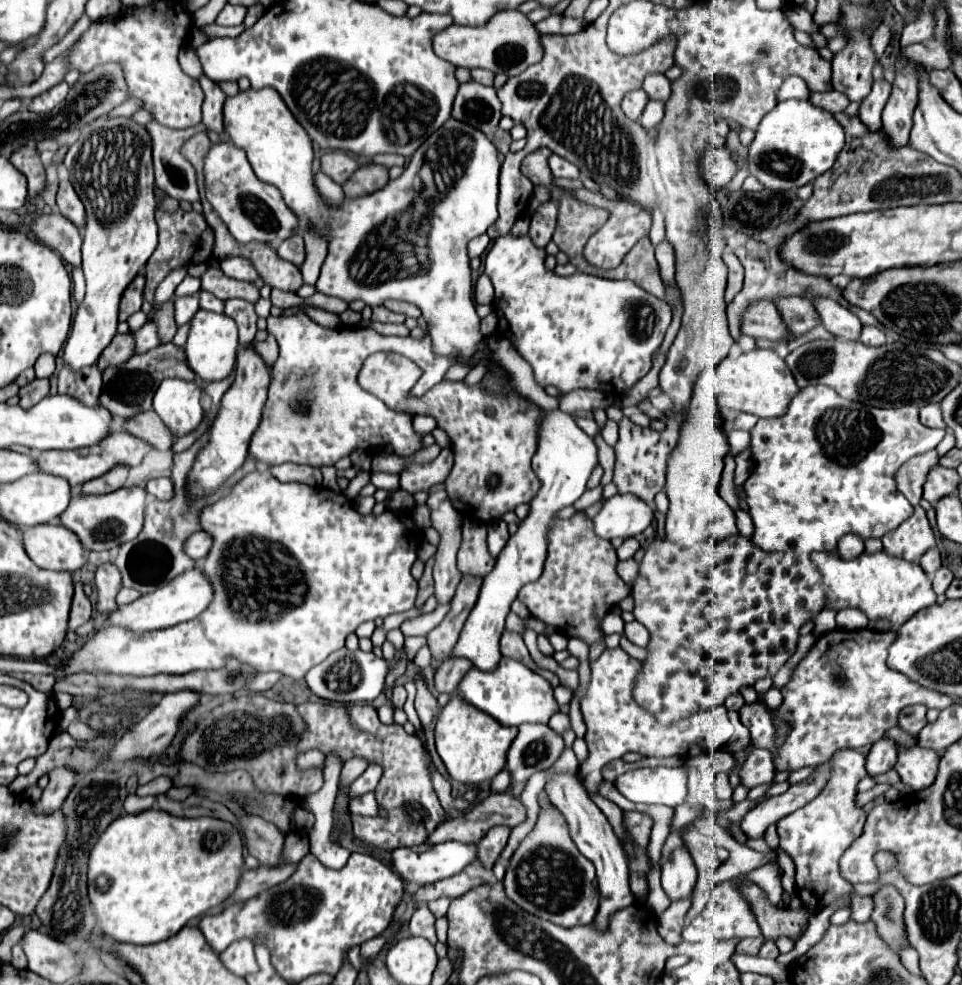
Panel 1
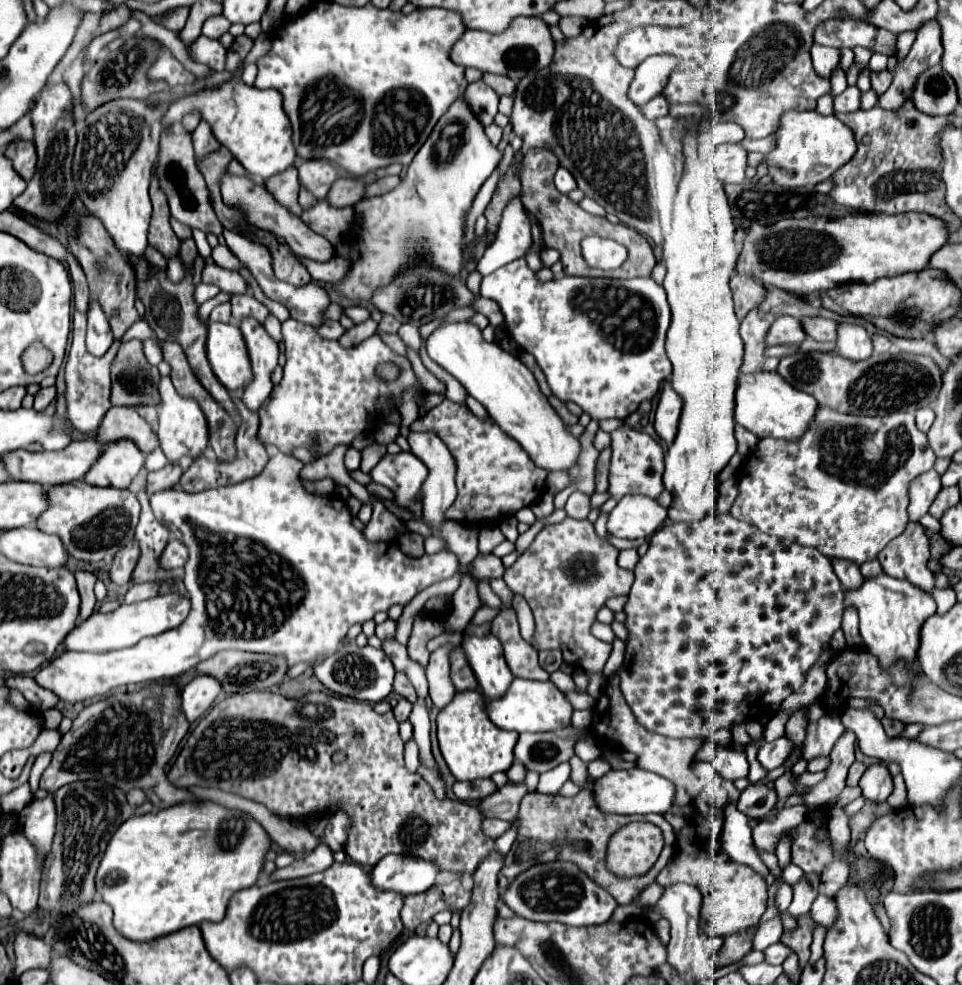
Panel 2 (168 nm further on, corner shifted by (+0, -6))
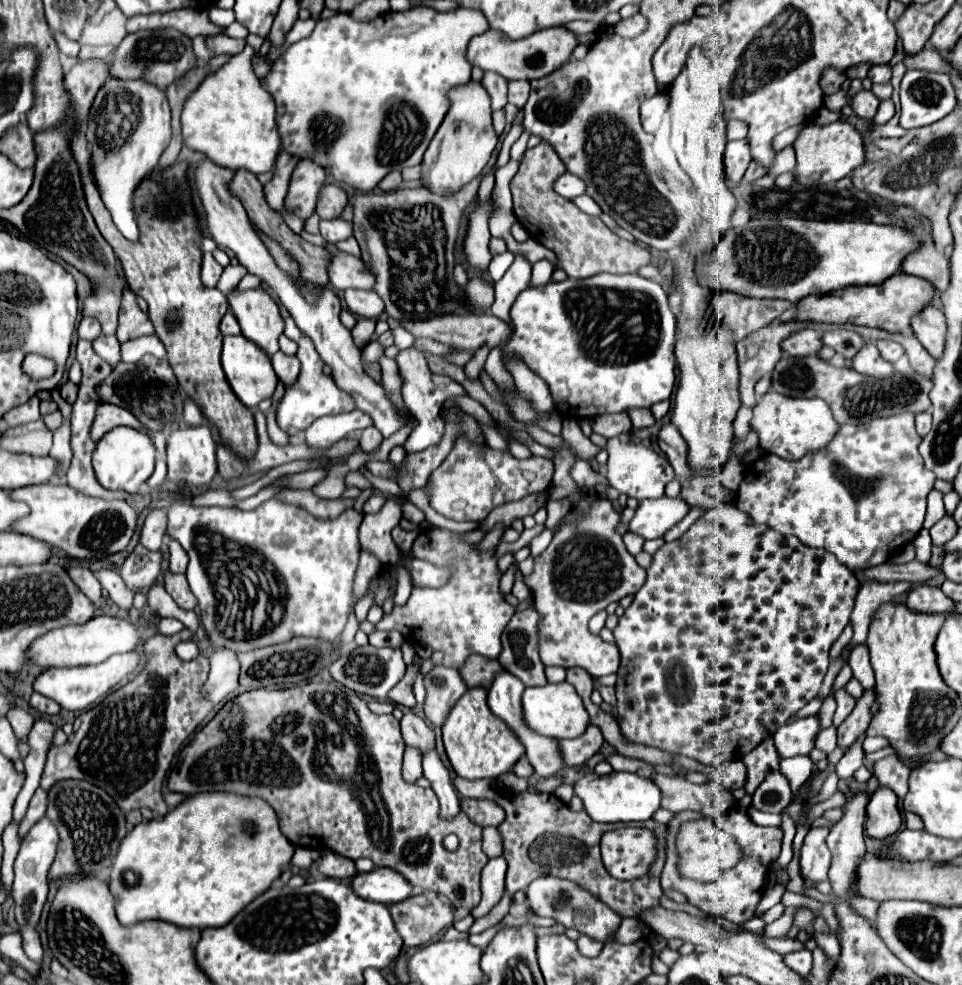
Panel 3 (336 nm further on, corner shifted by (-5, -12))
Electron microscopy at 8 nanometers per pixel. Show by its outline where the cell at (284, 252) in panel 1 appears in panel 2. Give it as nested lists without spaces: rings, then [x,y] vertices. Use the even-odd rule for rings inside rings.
[[[341,256],[333,258],[331,262],[303,260],[303,264],[307,266],[307,270],[313,276],[313,280],[325,282],[325,284],[337,284],[337,282],[341,282],[341,278],[345,278],[347,268],[349,268],[349,260],[345,260]]]

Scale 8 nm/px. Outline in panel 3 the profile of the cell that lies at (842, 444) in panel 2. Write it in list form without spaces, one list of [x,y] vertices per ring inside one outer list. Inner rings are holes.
[[[910,412],[878,418],[870,424],[842,424],[826,448],[808,452],[798,462],[764,454],[748,464],[734,504],[756,524],[766,524],[784,536],[796,536],[806,546],[832,552],[852,572],[874,568],[888,562],[894,550],[912,542],[922,528],[926,496],[934,488],[936,476],[924,466],[918,452],[920,440]]]

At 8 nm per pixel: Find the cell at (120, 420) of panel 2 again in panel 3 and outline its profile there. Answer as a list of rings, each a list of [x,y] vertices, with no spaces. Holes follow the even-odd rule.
[[[102,404],[102,408],[98,408],[98,416],[94,420],[94,428],[90,430],[90,438],[94,442],[98,442],[106,432],[110,432],[116,426],[130,426],[130,428],[142,430],[142,424],[126,408],[112,406],[112,404]]]

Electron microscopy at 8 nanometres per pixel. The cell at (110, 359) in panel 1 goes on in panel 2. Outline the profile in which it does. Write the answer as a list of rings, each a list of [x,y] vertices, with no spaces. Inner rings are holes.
[[[131,340],[121,344],[111,364],[111,404],[117,406],[159,406],[157,394],[159,370],[147,362],[143,342]]]

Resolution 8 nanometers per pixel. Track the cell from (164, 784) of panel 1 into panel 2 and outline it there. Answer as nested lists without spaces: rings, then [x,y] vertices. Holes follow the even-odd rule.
[[[329,690],[309,692],[295,700],[273,692],[227,696],[189,734],[167,778],[177,788],[211,786],[239,794],[265,804],[283,818],[321,818],[331,806],[339,806],[351,818],[345,852],[361,866],[375,866],[387,854],[401,854],[437,862],[443,872],[473,874],[479,862],[493,850],[493,840],[485,838],[481,830],[483,816],[473,804],[451,798],[439,800],[419,774],[411,774],[405,768],[403,740],[399,738],[399,724],[393,712],[377,714],[369,704],[341,698]]]

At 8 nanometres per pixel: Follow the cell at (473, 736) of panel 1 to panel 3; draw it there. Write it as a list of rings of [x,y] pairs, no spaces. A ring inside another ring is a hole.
[[[484,688],[468,690],[454,704],[450,716],[442,724],[442,736],[454,772],[466,780],[498,778],[510,772],[520,756],[526,752],[514,730],[488,708]]]

